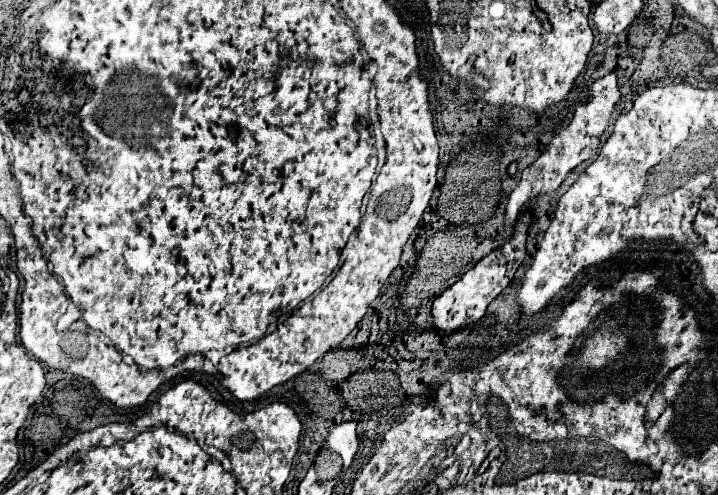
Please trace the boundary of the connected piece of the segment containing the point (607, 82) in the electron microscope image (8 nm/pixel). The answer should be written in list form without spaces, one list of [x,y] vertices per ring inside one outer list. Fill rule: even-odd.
[[[609,72],[607,76],[603,76],[603,78],[599,78],[591,84],[591,98],[585,104],[579,104],[575,108],[575,114],[573,114],[571,122],[567,126],[559,128],[557,134],[553,136],[551,144],[543,150],[543,154],[529,168],[525,168],[521,172],[521,182],[509,196],[505,224],[515,224],[517,216],[523,212],[523,208],[529,204],[529,200],[539,196],[541,192],[555,190],[573,168],[577,168],[585,160],[591,160],[597,154],[601,134],[607,128],[607,120],[609,120],[617,100],[621,100],[621,92],[619,92],[619,86],[617,86],[615,72]]]

